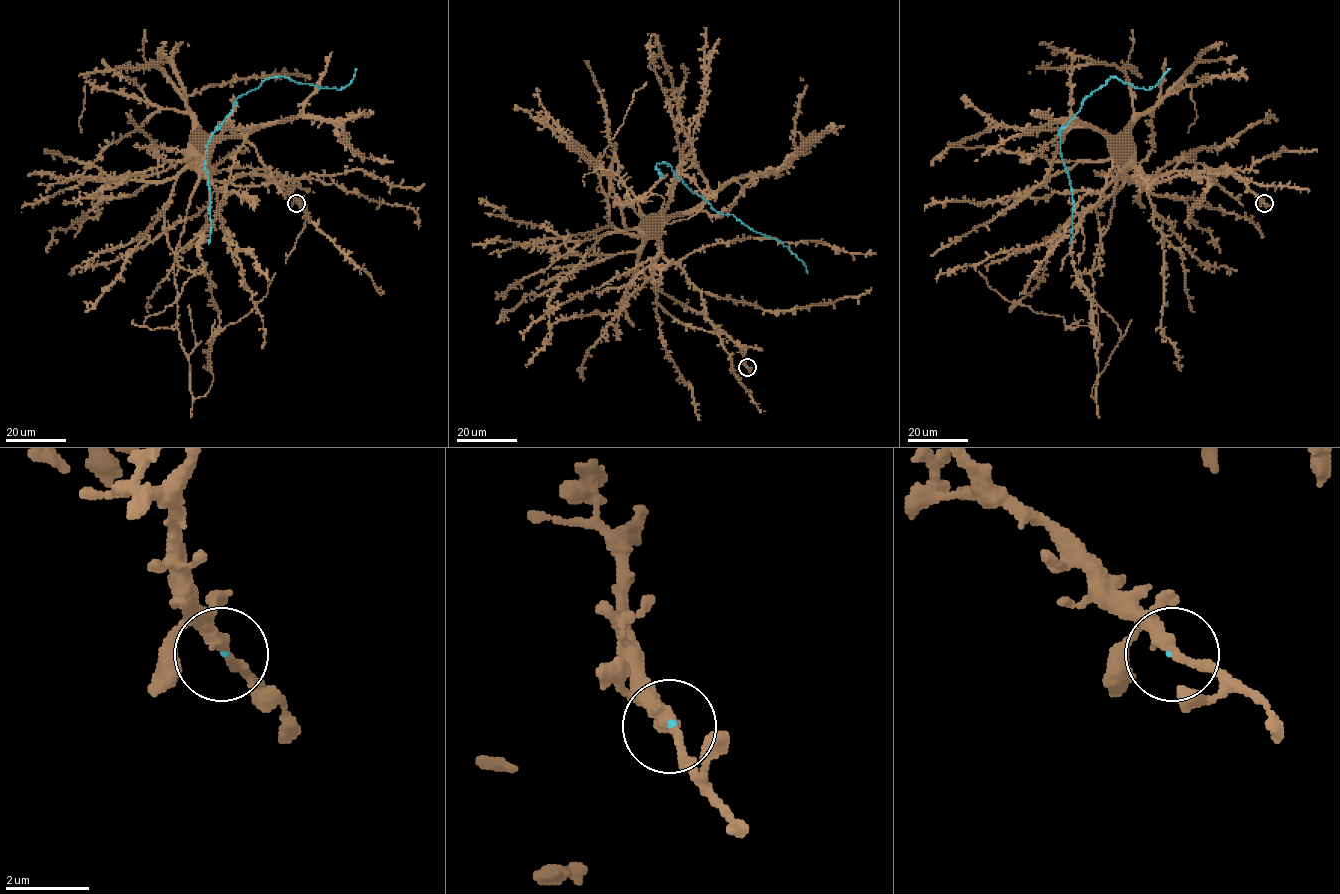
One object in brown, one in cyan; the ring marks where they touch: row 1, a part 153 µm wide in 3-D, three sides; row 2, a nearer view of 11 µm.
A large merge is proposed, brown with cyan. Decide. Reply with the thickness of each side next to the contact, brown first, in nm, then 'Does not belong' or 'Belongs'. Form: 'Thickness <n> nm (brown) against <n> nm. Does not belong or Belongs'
Thickness 240 nm (brown) against 50 nm. Belongs

